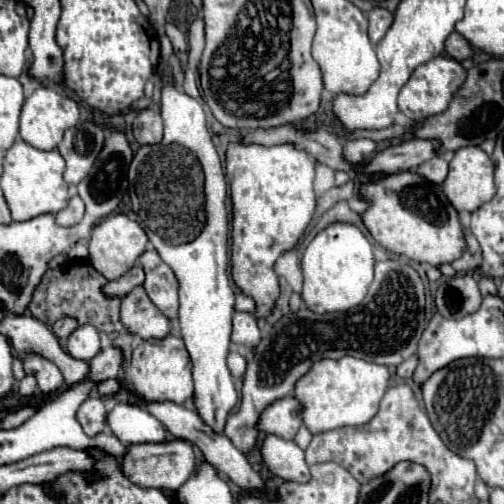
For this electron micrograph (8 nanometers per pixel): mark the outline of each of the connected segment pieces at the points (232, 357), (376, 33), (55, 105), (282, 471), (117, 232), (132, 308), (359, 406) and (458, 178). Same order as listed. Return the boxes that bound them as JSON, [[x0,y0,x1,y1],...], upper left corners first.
[[228,353,246,377],[368,7,394,43],[20,87,80,151],[260,435,310,481],[88,213,148,281],[120,287,172,339],[294,357,388,435],[442,145,496,211]]

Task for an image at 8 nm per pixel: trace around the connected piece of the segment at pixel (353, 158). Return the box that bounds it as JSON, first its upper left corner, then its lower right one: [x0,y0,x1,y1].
[344,139,376,165]

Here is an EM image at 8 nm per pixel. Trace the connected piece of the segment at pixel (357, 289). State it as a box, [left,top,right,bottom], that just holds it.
[302,223,374,313]

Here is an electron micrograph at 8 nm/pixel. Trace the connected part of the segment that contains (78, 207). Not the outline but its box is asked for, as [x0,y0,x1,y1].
[56,195,84,227]

